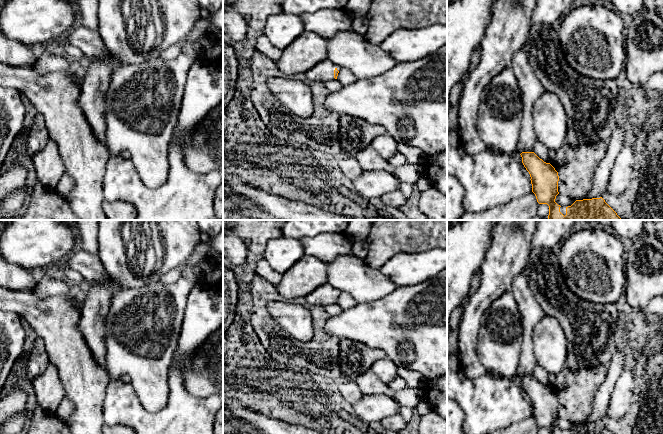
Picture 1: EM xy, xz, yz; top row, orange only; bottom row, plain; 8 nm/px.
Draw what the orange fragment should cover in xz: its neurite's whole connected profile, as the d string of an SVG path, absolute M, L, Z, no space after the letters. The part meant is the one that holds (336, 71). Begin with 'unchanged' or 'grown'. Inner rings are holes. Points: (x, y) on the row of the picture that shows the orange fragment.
grown; M326 59L308 70L305 75L311 81L325 83L337 79L340 70L341 68L339 66Z

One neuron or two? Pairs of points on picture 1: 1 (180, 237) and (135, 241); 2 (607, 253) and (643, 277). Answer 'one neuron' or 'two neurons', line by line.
1: one neuron
2: two neurons

